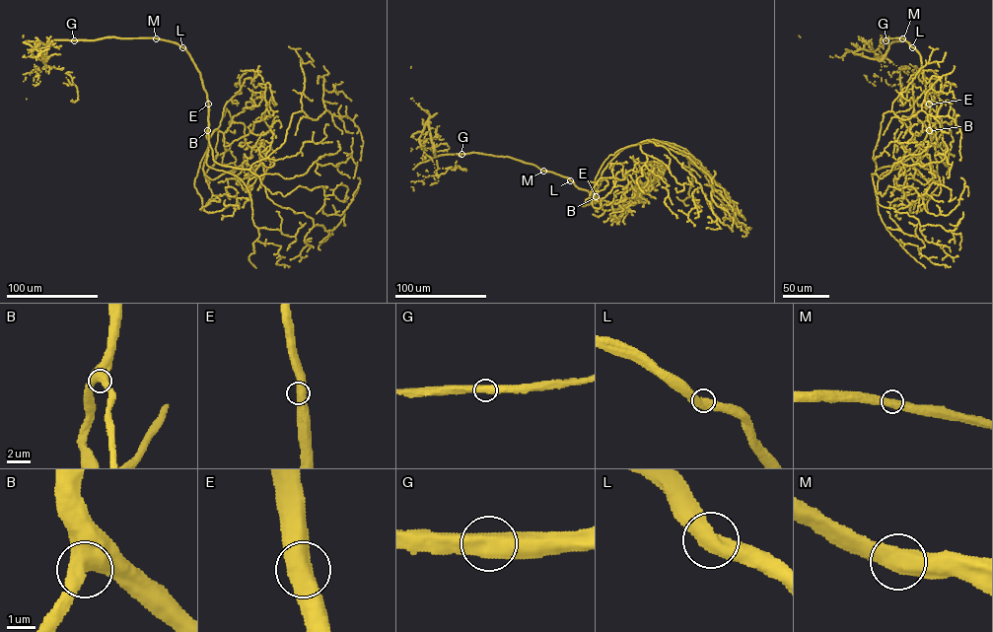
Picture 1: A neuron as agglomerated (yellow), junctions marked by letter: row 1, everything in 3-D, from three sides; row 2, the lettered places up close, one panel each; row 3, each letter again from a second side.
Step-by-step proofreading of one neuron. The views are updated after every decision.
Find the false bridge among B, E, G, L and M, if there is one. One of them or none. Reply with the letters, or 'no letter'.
no letter

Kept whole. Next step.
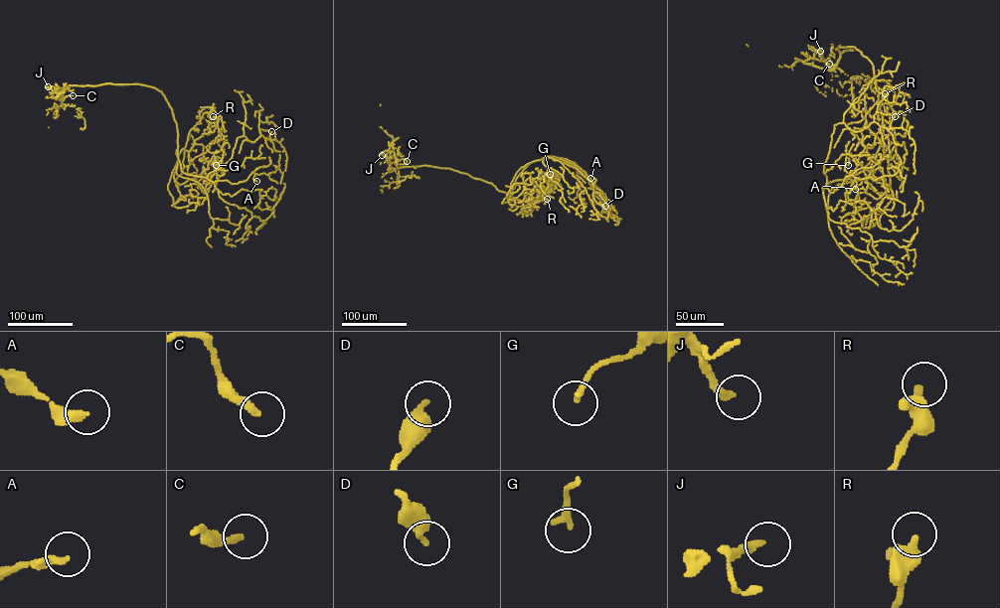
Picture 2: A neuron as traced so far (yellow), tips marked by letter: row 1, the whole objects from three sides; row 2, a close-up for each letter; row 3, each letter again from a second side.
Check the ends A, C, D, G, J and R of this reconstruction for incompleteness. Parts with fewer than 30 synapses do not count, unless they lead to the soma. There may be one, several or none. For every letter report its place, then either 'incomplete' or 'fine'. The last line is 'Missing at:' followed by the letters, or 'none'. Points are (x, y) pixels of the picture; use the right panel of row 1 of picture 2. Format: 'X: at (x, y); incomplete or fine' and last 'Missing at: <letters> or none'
A: at (855, 189); fine
C: at (829, 64); fine
D: at (895, 116); fine
G: at (848, 165); fine
J: at (820, 51); incomplete
R: at (885, 93); fine
Missing at: J

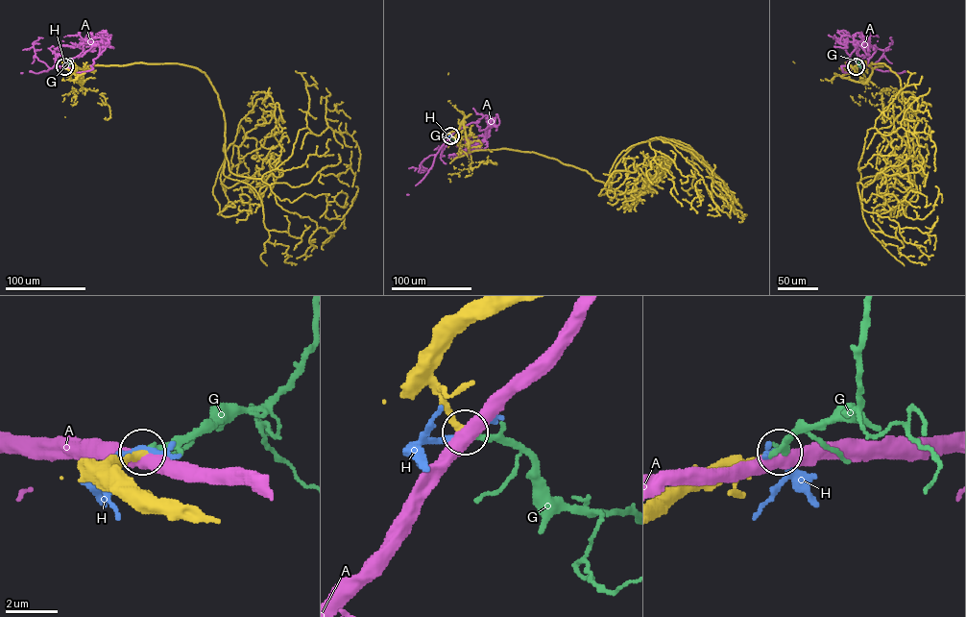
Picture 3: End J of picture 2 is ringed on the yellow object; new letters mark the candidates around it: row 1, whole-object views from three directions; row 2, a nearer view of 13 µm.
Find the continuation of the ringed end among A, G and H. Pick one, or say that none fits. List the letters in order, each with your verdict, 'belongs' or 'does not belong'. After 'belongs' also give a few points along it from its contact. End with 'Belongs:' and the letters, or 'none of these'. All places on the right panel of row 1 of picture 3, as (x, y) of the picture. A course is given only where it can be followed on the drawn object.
A: does not belong
G: belongs
H: does not belong
Belongs: G

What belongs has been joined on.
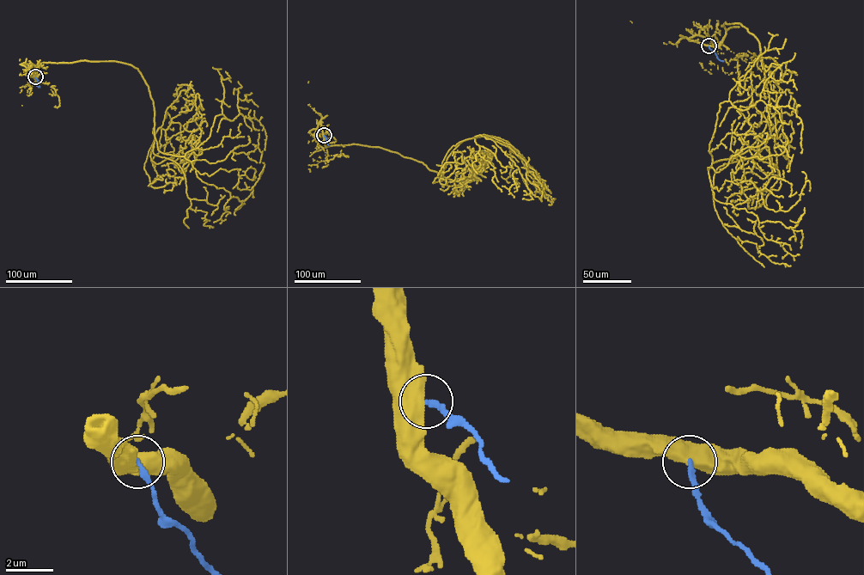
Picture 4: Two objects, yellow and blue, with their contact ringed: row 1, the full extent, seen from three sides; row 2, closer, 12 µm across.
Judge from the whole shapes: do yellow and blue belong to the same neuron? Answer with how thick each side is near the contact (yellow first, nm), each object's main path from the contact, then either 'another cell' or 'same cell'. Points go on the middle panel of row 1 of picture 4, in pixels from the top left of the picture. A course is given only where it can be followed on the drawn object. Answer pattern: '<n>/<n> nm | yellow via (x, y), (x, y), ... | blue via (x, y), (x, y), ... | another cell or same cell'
750/200 nm | yellow via (324, 135), (326, 147), (380, 147), (442, 177), (460, 143), (490, 136), (509, 147), (553, 198) | blue via (324, 135), (328, 145) | another cell

